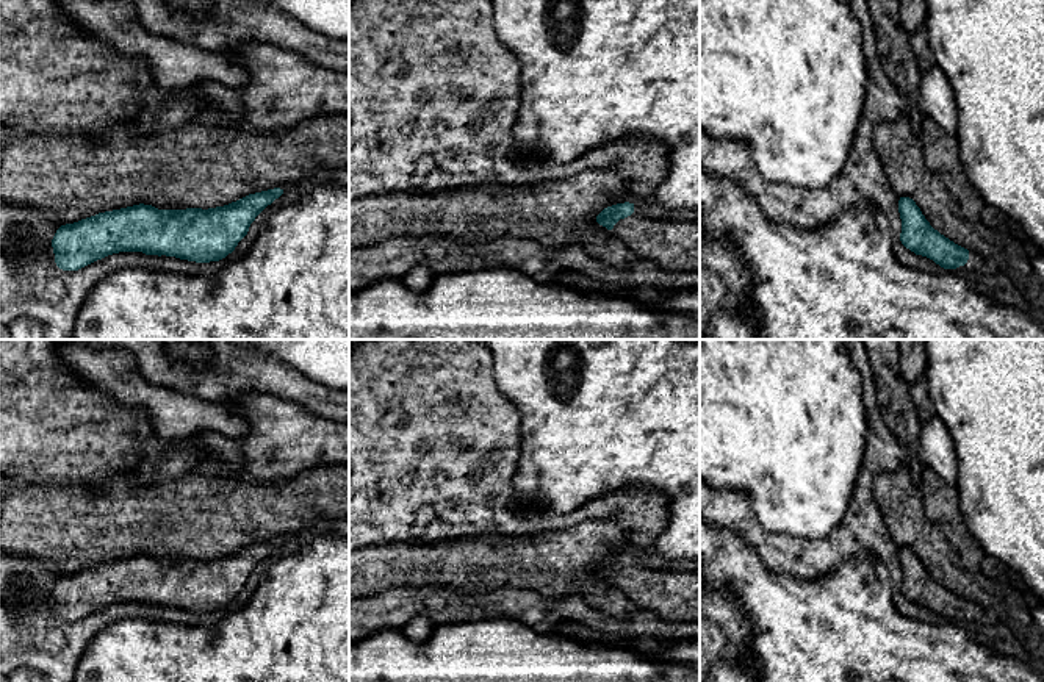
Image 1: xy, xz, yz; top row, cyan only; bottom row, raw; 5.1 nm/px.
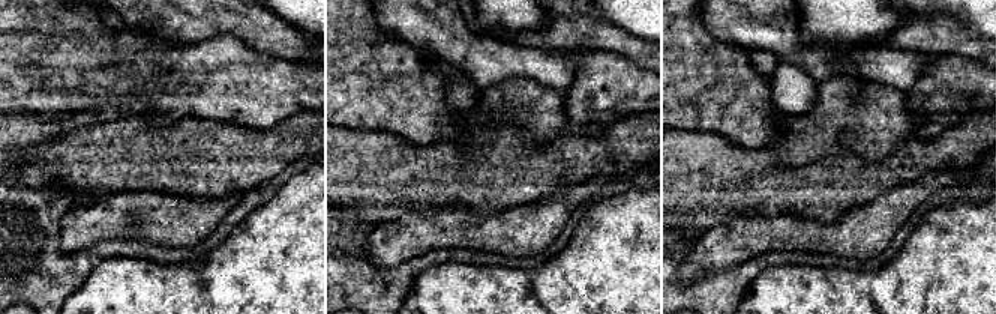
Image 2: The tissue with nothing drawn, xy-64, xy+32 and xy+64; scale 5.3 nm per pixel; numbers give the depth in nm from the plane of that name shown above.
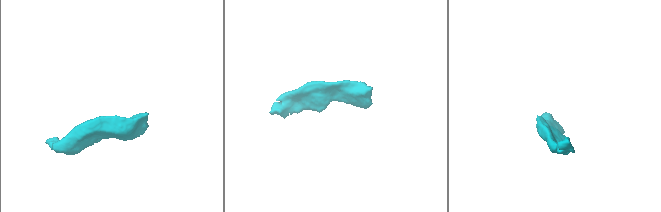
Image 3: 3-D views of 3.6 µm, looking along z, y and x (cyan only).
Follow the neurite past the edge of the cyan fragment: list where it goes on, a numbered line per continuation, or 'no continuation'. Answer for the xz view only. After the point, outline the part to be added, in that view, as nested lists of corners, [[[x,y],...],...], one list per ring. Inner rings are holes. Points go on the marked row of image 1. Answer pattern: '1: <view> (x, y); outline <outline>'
1: xz (675, 247); outline [[[635,213],[620,219],[610,230],[639,258],[650,260],[668,272],[700,274],[700,224],[665,222]]]

